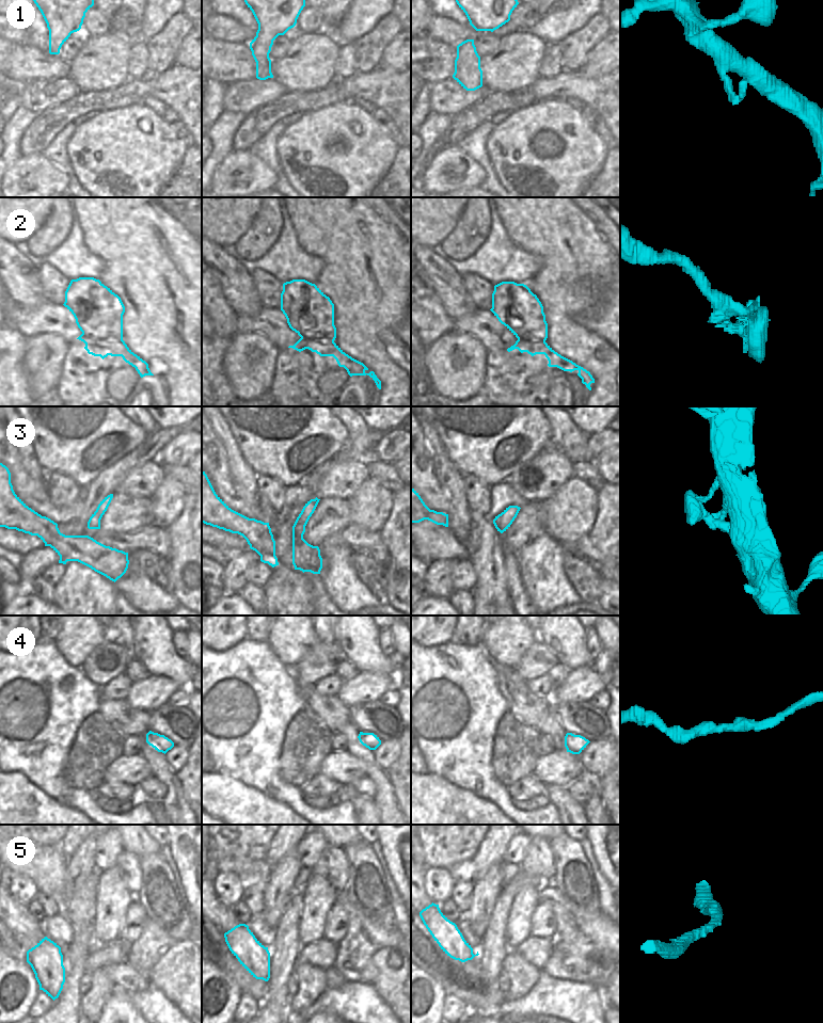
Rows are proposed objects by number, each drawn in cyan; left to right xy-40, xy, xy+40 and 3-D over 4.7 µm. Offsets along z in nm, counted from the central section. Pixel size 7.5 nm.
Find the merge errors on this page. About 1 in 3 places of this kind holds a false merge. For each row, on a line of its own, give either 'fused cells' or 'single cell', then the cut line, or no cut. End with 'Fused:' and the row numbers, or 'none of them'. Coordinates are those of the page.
1: single cell; no cut
2: single cell; no cut
3: single cell; no cut
4: single cell; no cut
5: single cell; no cut
Fused: none of them

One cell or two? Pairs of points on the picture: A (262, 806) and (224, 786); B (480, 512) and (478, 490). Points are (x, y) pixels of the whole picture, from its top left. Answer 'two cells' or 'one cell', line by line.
A: one cell
B: one cell

